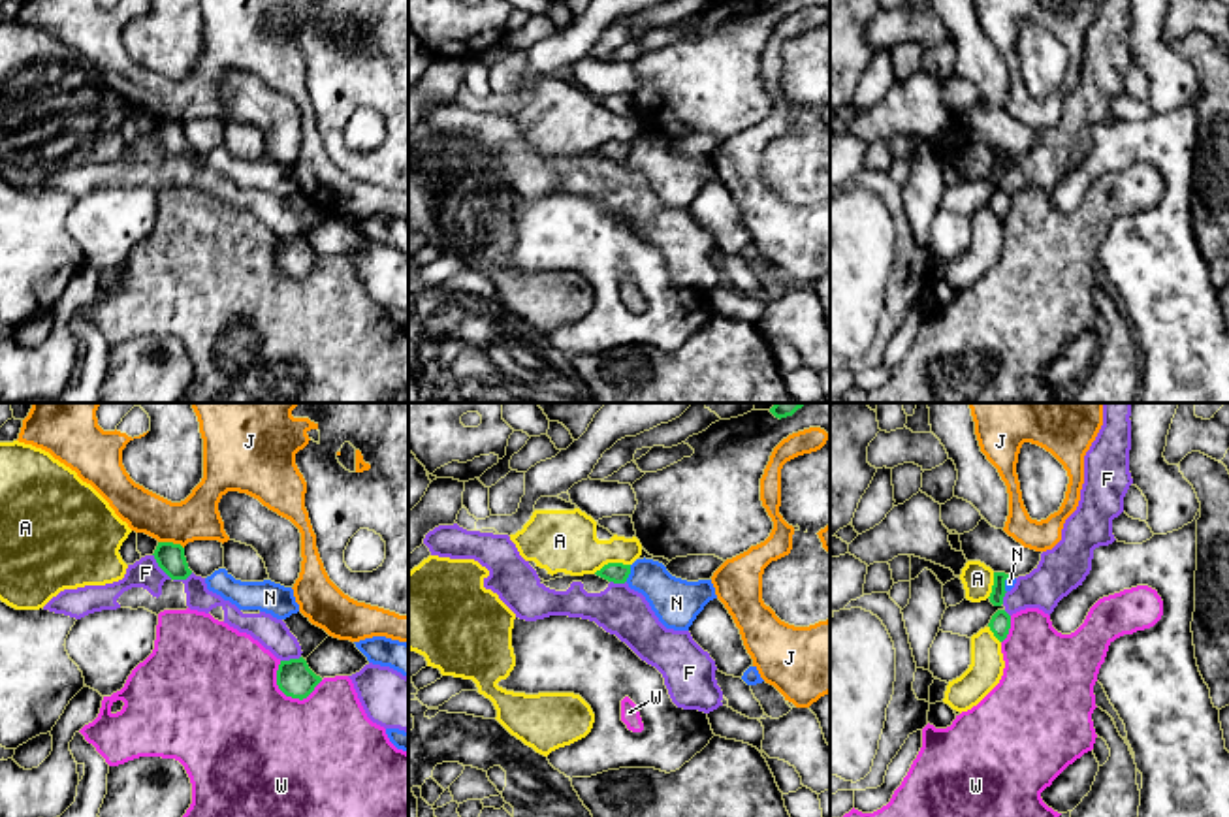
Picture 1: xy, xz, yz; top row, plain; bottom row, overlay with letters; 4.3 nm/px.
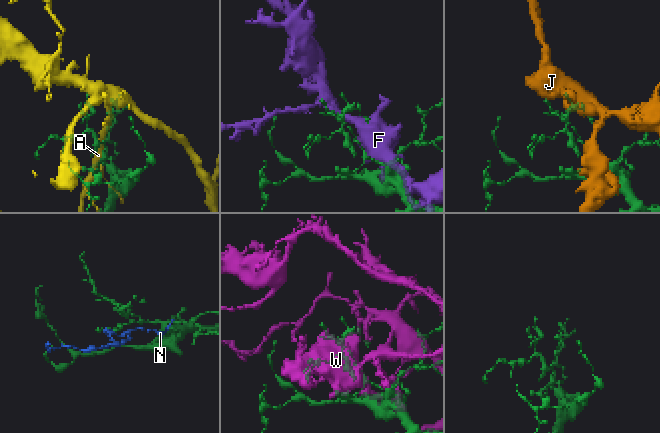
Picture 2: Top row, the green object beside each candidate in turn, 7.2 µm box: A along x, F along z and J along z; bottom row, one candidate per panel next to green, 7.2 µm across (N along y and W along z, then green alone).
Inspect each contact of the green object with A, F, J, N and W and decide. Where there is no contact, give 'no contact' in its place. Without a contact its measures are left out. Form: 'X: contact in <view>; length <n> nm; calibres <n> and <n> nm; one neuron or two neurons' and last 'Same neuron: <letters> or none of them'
A: contact in xz; length 170 nm; calibres 90 and 280 nm; two neurons
F: contact in xy; length 190 nm; calibres 120 and 130 nm; two neurons
J: contact in xy; length 120 nm; calibres 120 and 190 nm; two neurons
N: contact in xz; length 80 nm; calibres 90 and 200 nm; two neurons
W: contact in xy; length 220 nm; calibres 160 and 500 nm; two neurons
Same neuron: none of them

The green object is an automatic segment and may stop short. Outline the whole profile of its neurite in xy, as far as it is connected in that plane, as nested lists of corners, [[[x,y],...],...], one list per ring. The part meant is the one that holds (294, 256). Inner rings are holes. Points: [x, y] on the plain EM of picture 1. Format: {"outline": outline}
{"outline": [[[303,235],[280,239],[279,243],[277,264],[286,275],[303,279],[320,260],[322,256],[309,247]]]}

